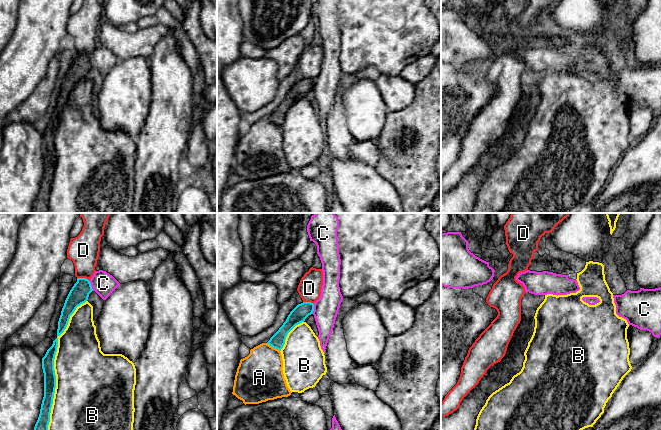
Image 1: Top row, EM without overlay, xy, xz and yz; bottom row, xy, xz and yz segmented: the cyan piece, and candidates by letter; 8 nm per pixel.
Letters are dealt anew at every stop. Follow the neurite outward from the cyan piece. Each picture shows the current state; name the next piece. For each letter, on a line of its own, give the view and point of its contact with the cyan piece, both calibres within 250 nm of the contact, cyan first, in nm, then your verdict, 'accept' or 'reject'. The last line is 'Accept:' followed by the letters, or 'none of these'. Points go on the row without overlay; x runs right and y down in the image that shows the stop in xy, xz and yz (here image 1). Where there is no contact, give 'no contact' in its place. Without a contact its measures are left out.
A: meets cyan in xz at (273, 123); 120 nm thick on the cyan side, 360 nm on the other; reject
B: meets cyan in xy at (53, 143); 100 nm thick on the cyan side, 460 nm on the other; reject
C: meets cyan in xy at (91, 62); 150 nm thick on the cyan side, 180 nm on the other; reject
D: meets cyan in xy at (83, 54); 150 nm thick on the cyan side, 240 nm on the other; reject
Accept: none of these

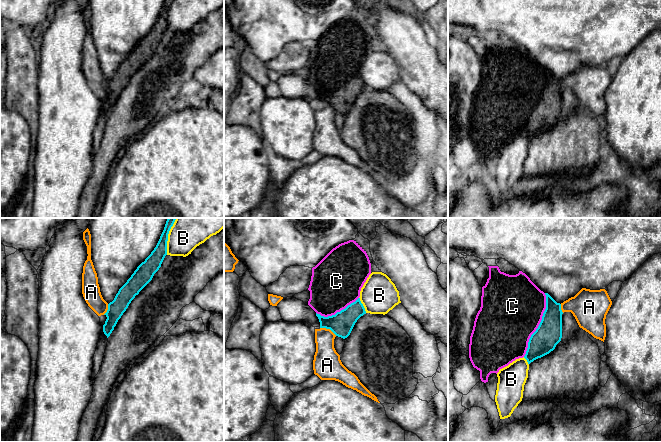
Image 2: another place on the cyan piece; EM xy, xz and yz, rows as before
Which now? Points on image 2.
A: meets cyan in xz at (328, 104); 190 nm thick on the cyan side, 200 nm on the other; reject
B: meets cyan in xy at (167, 15); 140 nm thick on the cyan side, 240 nm on the other; reject
C: meets cyan in yz at (539, 101); 200 nm thick on the cyan side, 480 nm on the other; accept
Accept: C

